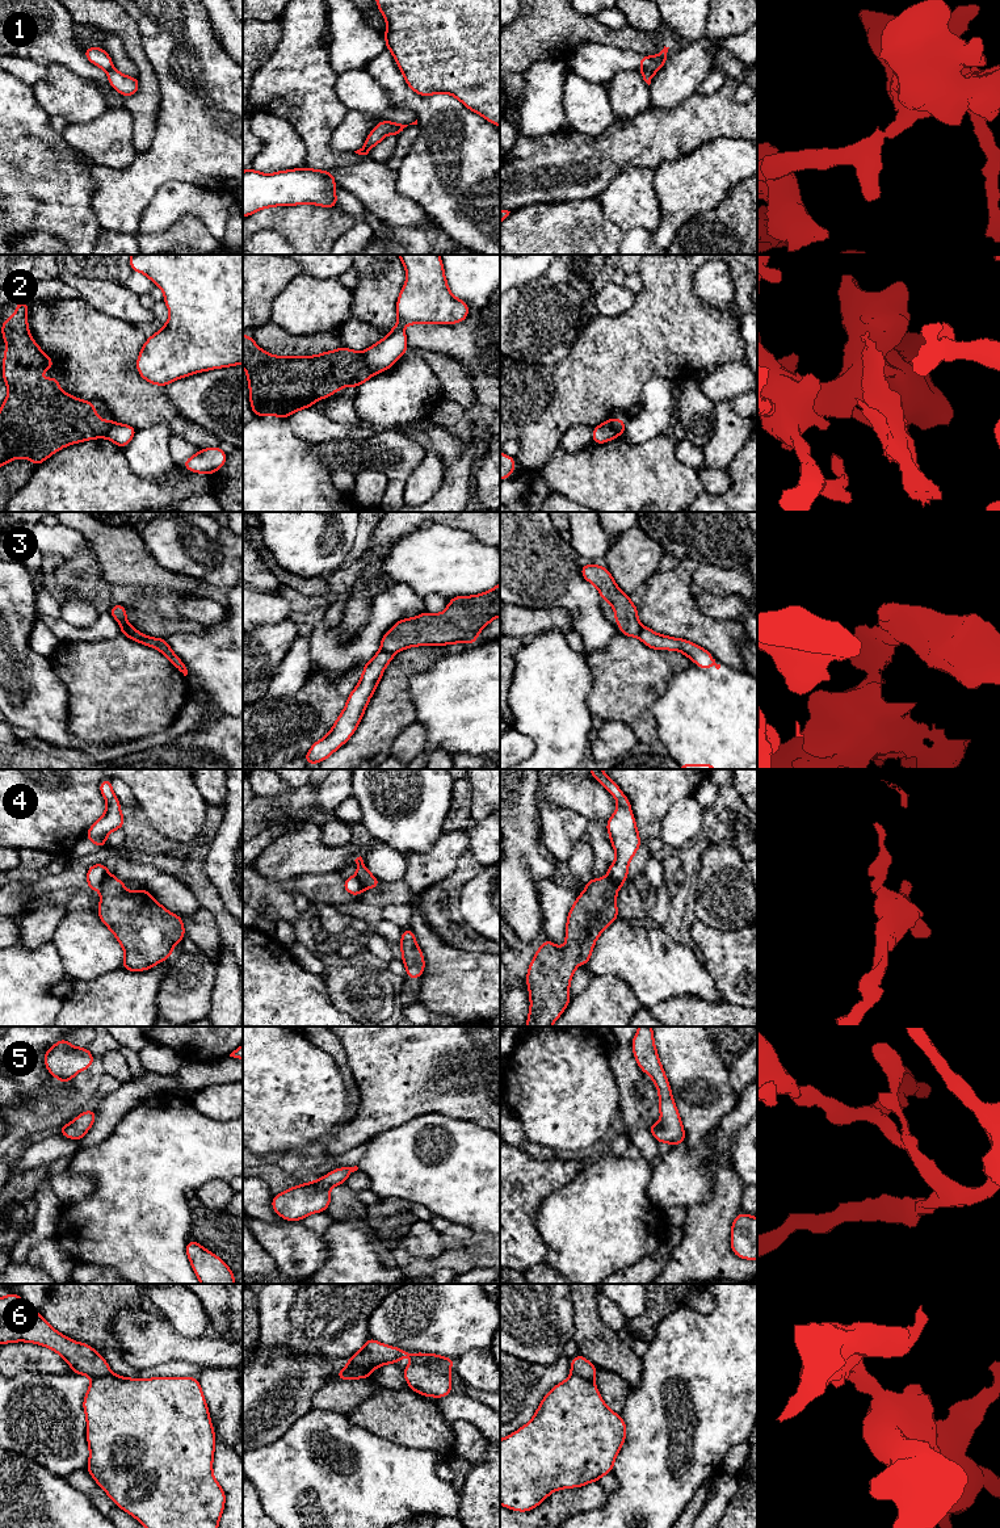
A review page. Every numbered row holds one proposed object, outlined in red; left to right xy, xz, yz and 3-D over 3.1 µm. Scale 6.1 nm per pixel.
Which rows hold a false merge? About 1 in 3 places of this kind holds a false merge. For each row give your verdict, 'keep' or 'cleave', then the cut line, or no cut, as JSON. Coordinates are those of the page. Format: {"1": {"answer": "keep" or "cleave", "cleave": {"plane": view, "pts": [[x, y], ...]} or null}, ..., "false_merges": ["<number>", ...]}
{"1": {"answer": "cleave", "cleave": {"plane": "yz", "pts": [[641, 67], [652, 74]]}}, "2": {"answer": "cleave", "cleave": {"plane": "xz", "pts": [[362, 352], [366, 365], [374, 373]]}}, "3": {"answer": "cleave", "cleave": {"plane": "xy", "pts": [[120, 621], [137, 639]]}}, "4": {"answer": "cleave", "cleave": {"plane": "xy", "pts": [[109, 873], [99, 889]]}}, "5": {"answer": "keep", "cleave": null}, "6": {"answer": "cleave", "cleave": {"plane": "xz", "pts": [[348, 1360], [364, 1367], [370, 1373]]}}, "false_merges": ["1", "2", "3", "4", "6"]}

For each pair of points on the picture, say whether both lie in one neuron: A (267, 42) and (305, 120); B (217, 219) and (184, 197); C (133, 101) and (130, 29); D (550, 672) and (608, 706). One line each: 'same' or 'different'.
A: different
B: same
C: same
D: different

